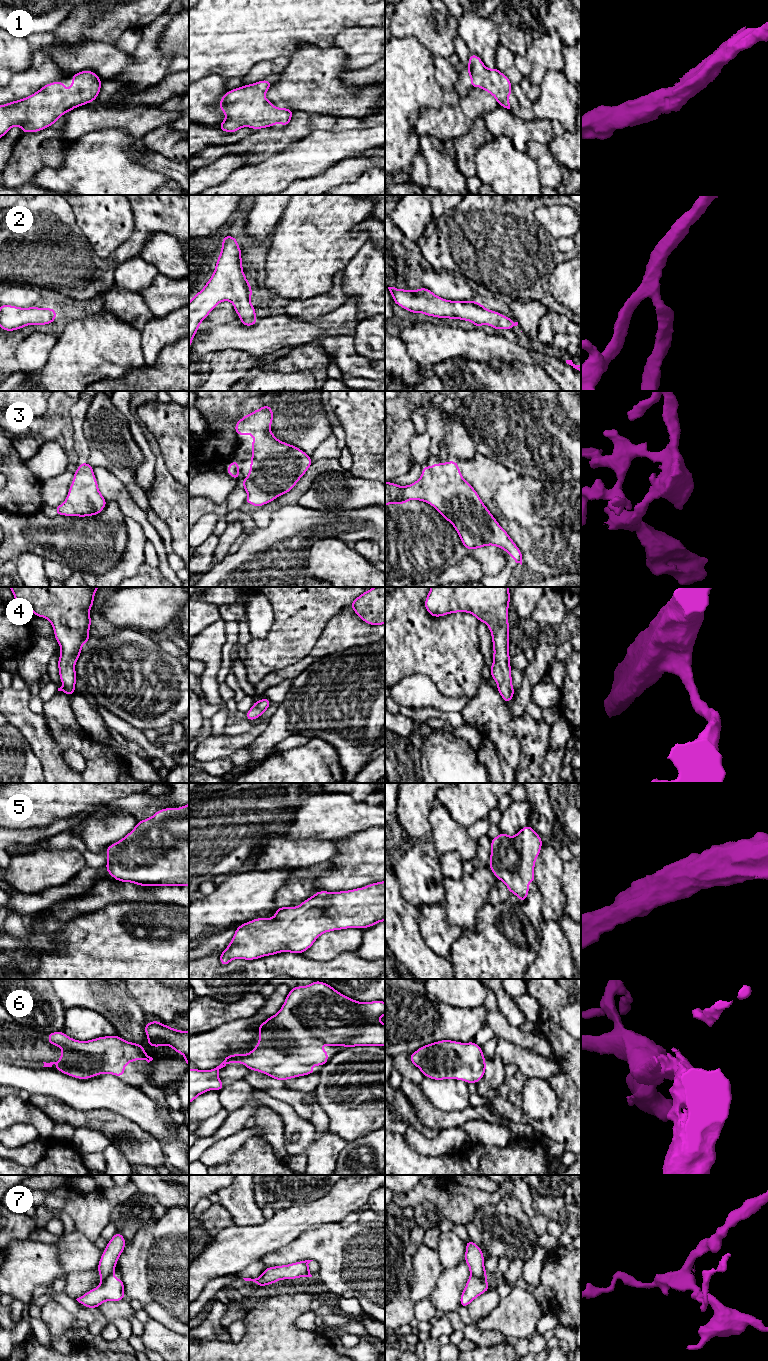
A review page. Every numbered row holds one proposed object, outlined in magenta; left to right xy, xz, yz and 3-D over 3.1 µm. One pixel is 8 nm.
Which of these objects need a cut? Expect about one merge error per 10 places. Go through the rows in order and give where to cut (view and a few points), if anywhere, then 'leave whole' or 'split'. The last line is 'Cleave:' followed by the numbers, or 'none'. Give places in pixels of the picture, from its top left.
1: no cut; leave whole
2: no cut; leave whole
3: no cut; leave whole
4: no cut; leave whole
5: no cut; leave whole
6: no cut; leave whole
7: cut in xy along (114, 1269), (101, 1284); split
Cleave: 7

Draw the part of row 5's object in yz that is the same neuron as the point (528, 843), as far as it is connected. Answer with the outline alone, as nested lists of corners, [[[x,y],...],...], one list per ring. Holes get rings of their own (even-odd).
[[[530,825],[523,827],[514,837],[501,832],[491,839],[489,868],[521,902],[528,896],[528,884],[535,882],[535,861],[542,845],[541,836]]]

